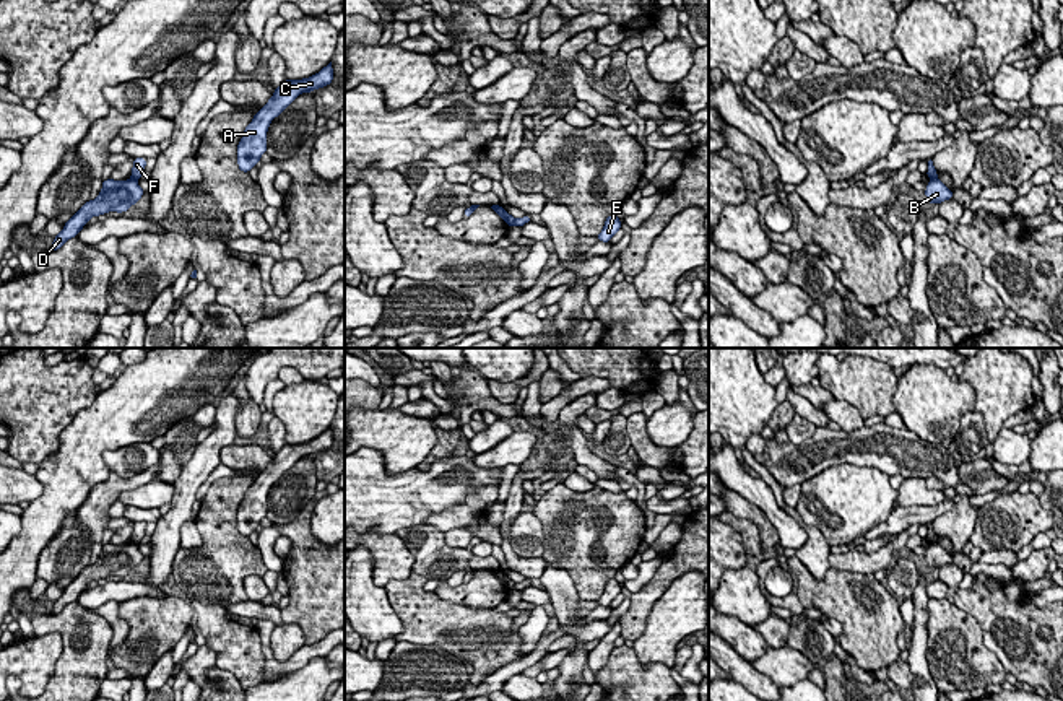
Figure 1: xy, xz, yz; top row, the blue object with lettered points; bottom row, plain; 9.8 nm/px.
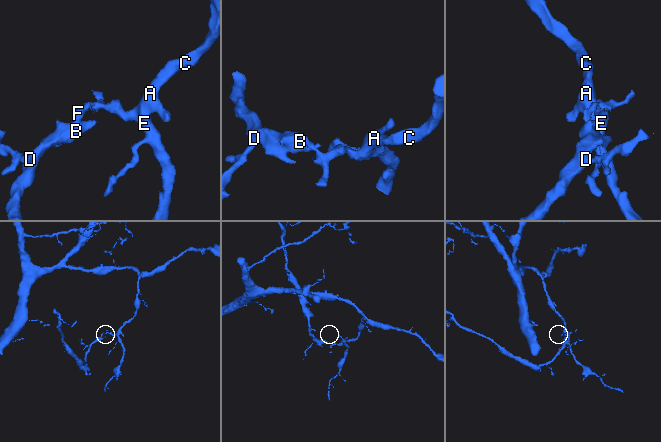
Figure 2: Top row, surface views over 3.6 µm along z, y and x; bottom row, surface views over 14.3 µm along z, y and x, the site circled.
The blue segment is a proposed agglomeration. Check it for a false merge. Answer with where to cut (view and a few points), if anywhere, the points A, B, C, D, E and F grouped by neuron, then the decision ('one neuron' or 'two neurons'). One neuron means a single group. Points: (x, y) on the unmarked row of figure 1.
cut xy (130, 542), (137, 544); groups A C E F / B D; two neurons

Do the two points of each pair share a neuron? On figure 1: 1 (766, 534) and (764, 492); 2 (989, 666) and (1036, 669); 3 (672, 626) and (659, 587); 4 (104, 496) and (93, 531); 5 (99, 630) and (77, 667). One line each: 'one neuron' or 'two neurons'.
1: two neurons
2: two neurons
3: two neurons
4: one neuron
5: one neuron

